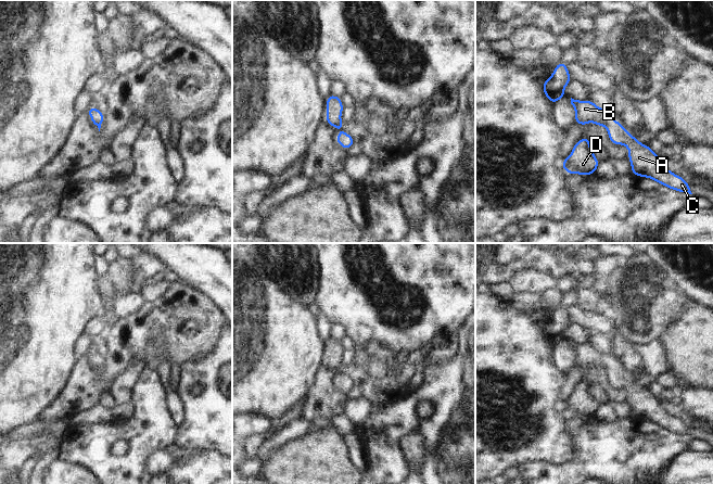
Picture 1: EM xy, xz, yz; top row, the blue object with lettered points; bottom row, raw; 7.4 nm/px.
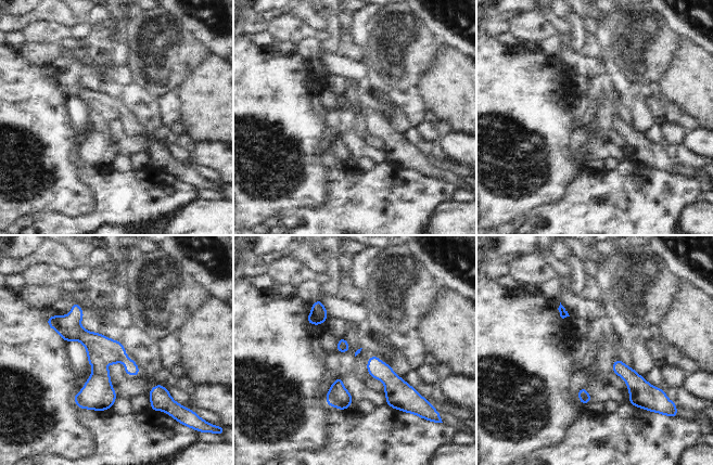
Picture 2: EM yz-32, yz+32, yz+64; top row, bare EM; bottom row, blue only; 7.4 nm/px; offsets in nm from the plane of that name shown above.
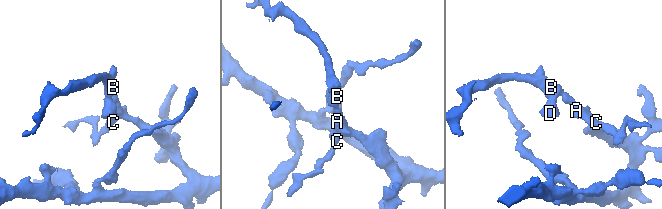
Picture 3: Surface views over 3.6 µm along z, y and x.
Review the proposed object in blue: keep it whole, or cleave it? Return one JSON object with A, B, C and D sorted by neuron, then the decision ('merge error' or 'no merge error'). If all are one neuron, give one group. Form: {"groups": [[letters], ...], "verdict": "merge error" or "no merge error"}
{"groups": [["A", "B", "C", "D"]], "verdict": "no merge error"}

